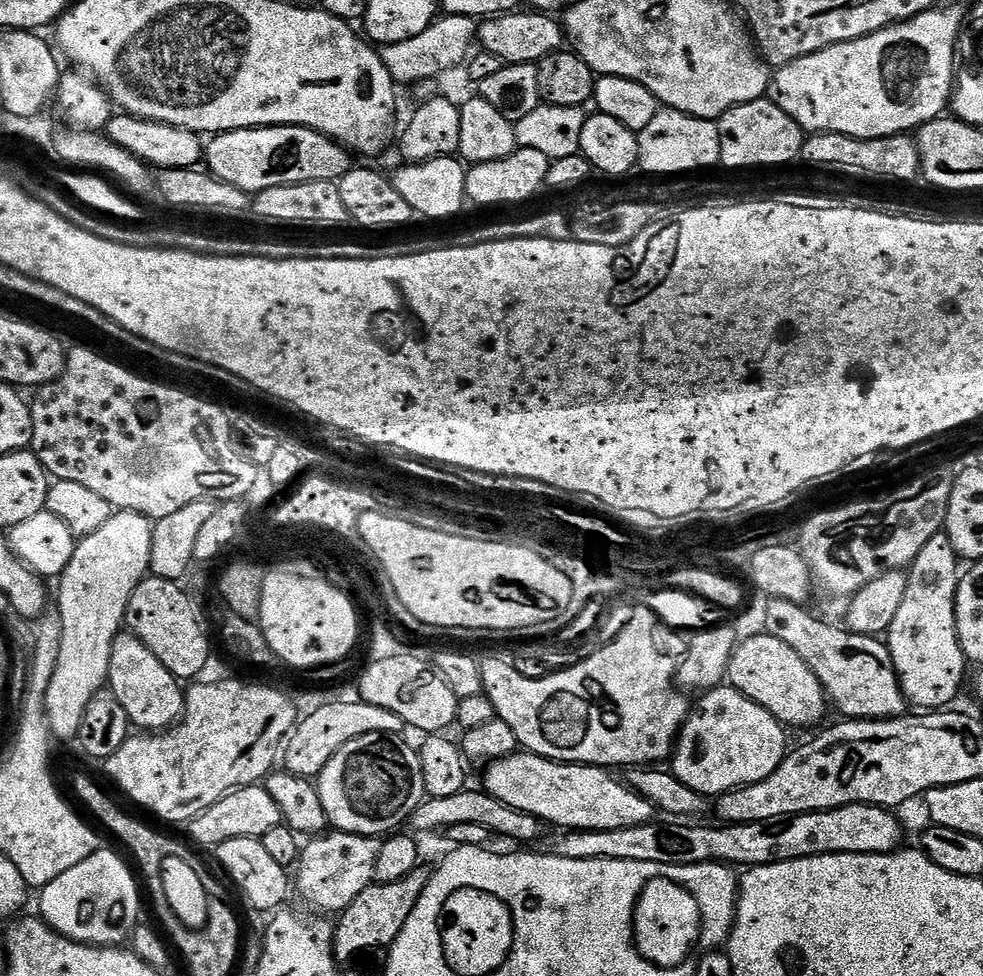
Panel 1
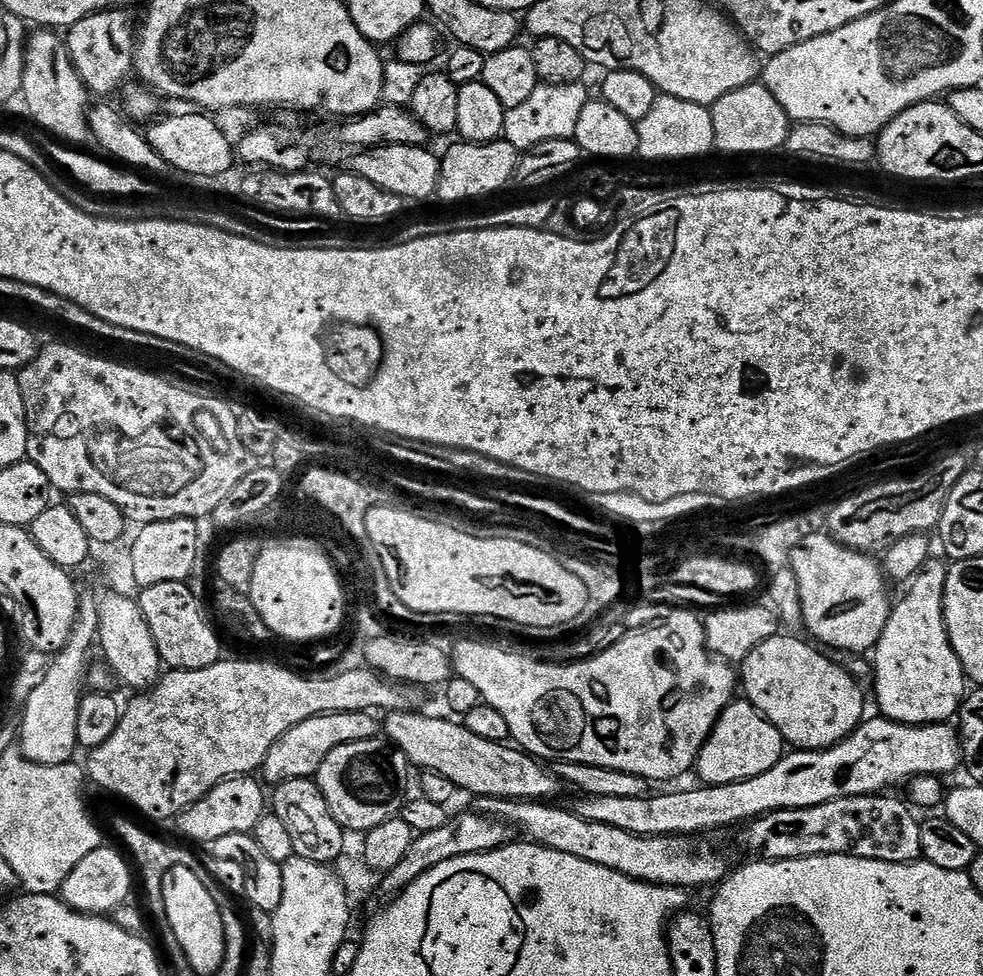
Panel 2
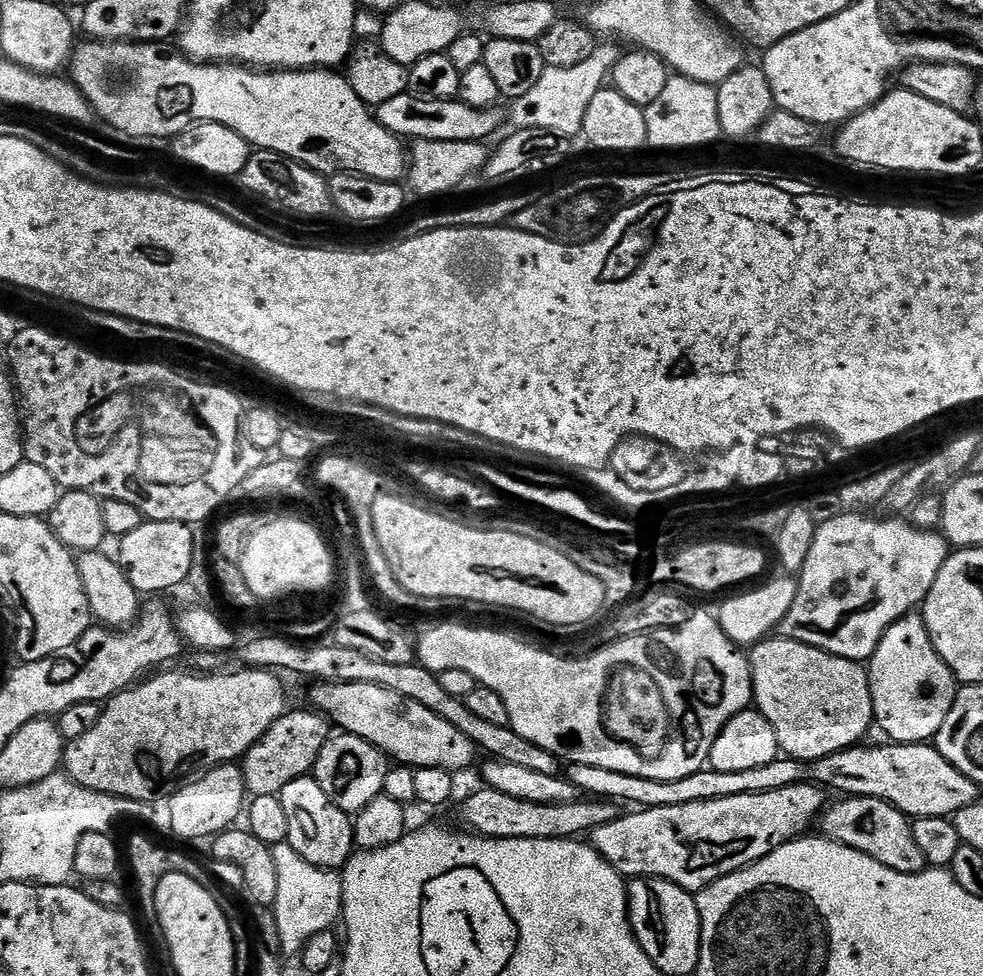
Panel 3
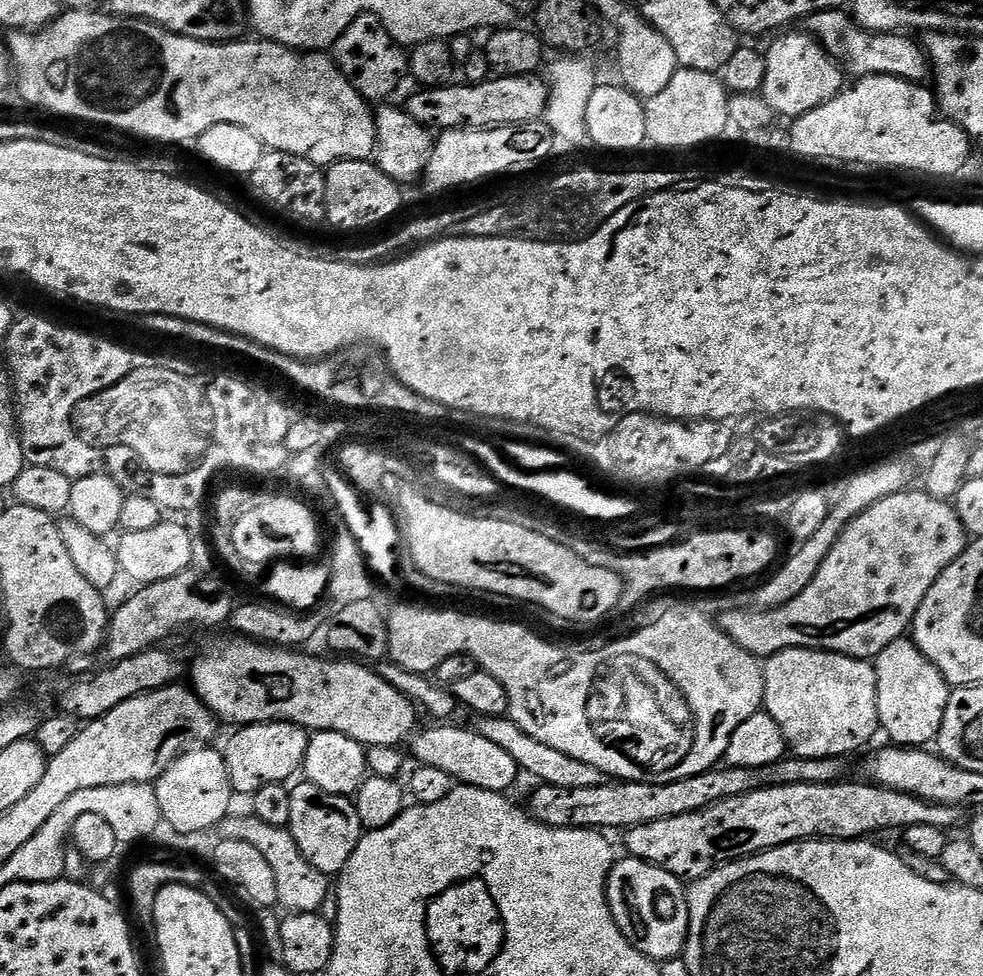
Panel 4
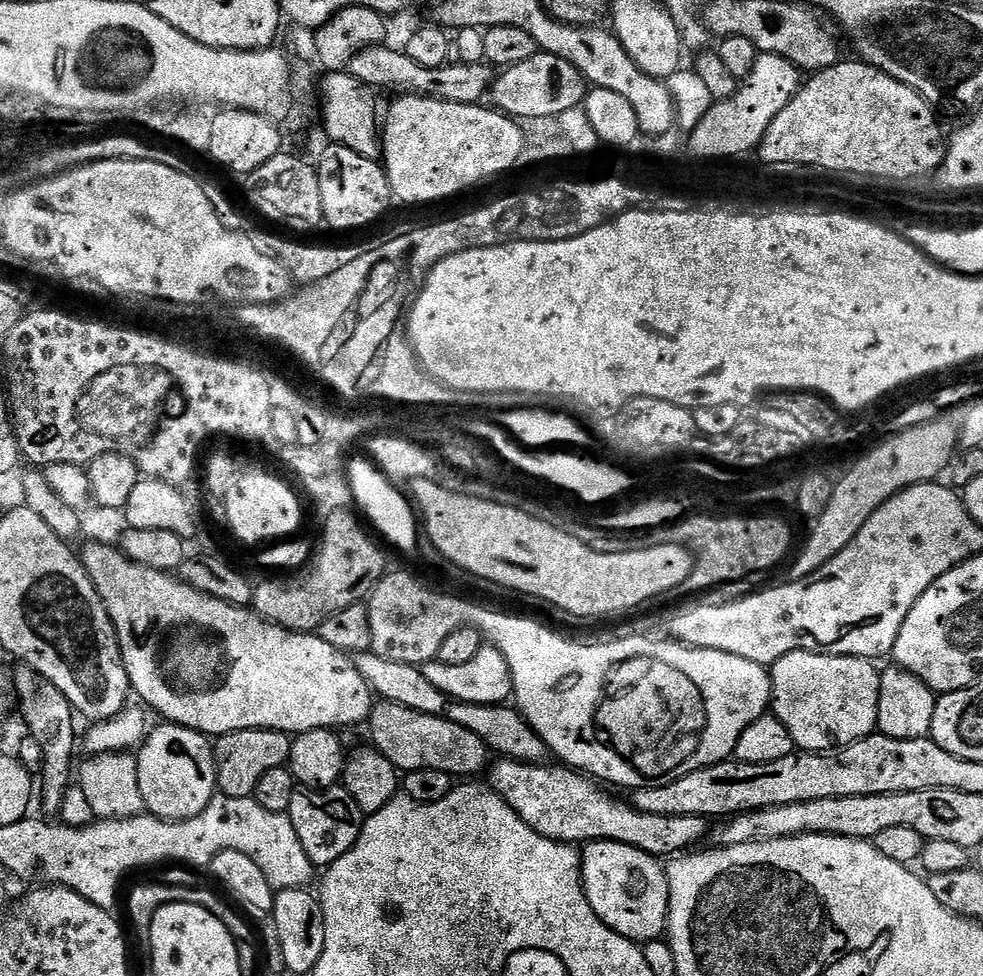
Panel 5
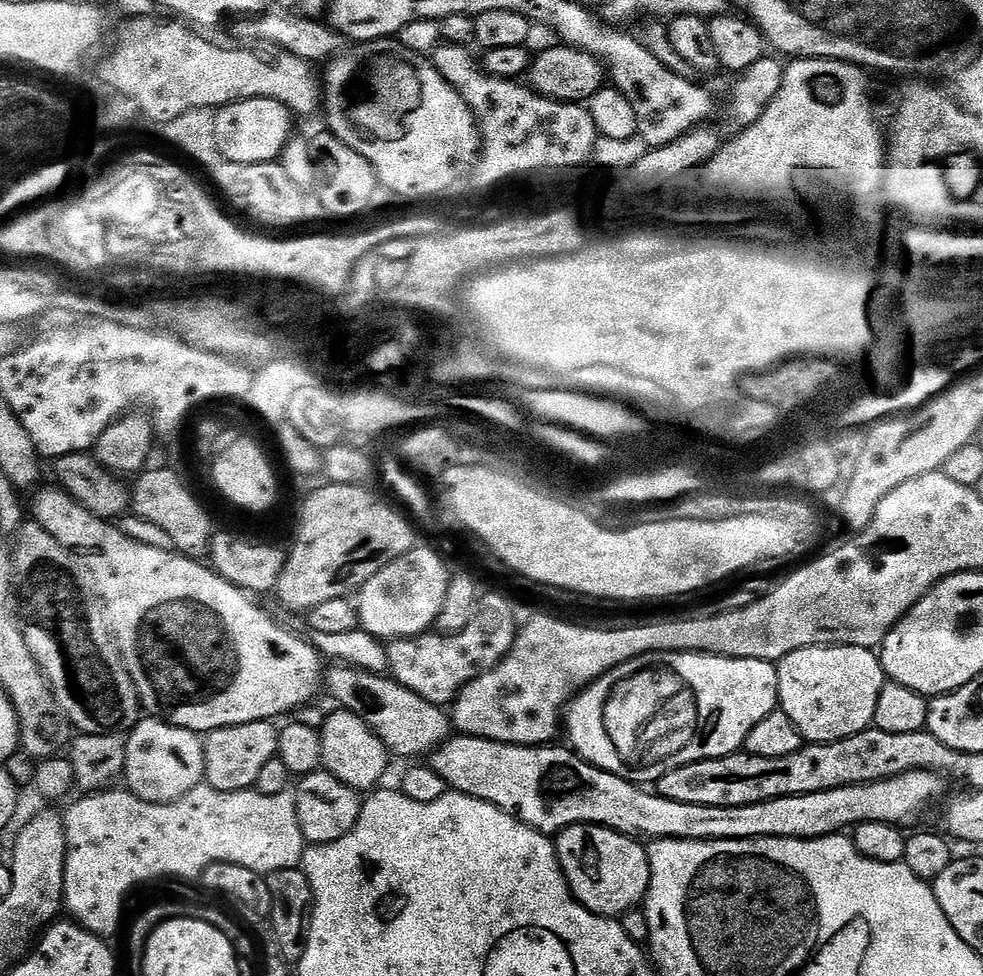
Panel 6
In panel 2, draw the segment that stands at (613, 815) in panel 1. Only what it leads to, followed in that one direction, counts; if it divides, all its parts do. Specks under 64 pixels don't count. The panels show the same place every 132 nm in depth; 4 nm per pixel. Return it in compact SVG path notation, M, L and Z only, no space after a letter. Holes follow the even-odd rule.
M420 710L389 712L382 720L383 735L406 754L409 765L416 767L417 764L417 769L450 778L457 790L469 792L472 798L497 796L503 800L548 802L562 789L561 781L549 769L548 773L541 761L519 747L507 748L507 743L478 738L478 734L470 734L470 730L455 719L439 720L422 713Z

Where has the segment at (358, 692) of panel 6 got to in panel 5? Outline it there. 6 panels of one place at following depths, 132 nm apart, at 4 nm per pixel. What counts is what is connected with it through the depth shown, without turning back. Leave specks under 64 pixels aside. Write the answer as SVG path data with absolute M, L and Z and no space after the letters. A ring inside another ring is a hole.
M377 703L366 721L366 728L372 731L371 743L376 751L381 752L401 773L442 770L454 778L472 778L480 767L485 767L490 756L490 749L482 742L482 738L466 730L466 726L450 722L445 715L418 714L418 710L410 710L406 706Z

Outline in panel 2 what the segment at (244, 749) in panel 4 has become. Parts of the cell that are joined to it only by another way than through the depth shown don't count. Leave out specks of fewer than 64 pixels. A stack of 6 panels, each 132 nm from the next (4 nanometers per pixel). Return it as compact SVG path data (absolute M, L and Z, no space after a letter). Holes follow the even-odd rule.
M347 712L346 714L322 714L314 718L306 718L306 722L298 722L274 746L270 746L270 754L266 754L262 776L269 780L272 786L285 784L291 780L307 780L315 777L319 772L322 762L338 746L346 746L350 742L362 742L363 740L375 740L381 735L382 724L373 713Z

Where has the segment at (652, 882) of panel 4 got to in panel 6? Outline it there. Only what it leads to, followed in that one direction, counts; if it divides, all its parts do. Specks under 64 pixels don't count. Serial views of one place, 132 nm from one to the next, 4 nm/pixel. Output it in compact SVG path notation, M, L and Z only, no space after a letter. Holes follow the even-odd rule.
M579 824L555 833L554 843L568 889L583 908L599 916L620 918L625 912L639 909L643 905L644 894L648 891L648 850L639 839L597 824Z

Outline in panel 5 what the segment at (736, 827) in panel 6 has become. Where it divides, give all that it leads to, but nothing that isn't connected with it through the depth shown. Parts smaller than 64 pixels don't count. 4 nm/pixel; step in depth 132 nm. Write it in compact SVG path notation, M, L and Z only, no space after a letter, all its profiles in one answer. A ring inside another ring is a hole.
M496 758L487 769L488 780L493 792L498 793L505 802L538 834L556 840L560 844L583 846L593 840L617 840L626 846L634 846L646 854L657 858L672 858L677 854L687 853L695 849L700 839L707 837L710 832L710 820L706 816L667 816L666 814L648 814L638 810L627 799L619 800L611 796L603 787L598 786L595 779L585 773L577 772L575 768L565 766L560 762L541 762L527 764L521 760Z

